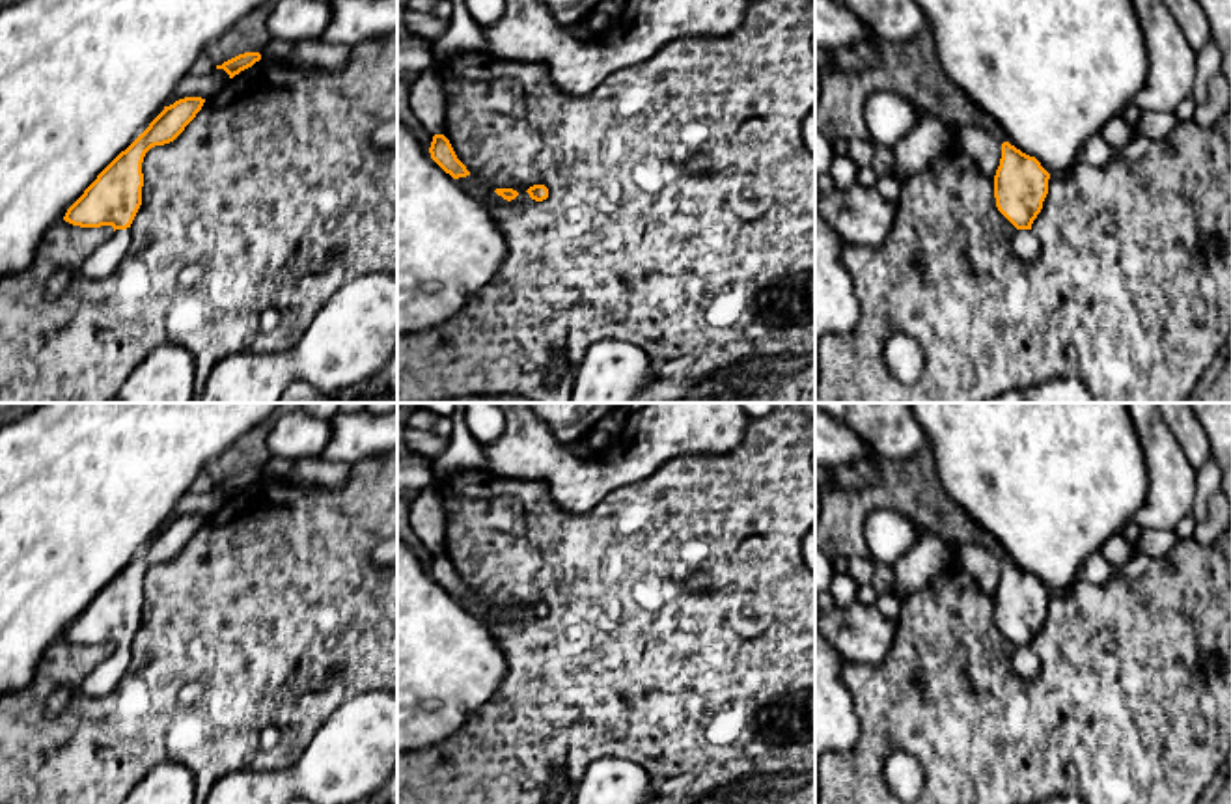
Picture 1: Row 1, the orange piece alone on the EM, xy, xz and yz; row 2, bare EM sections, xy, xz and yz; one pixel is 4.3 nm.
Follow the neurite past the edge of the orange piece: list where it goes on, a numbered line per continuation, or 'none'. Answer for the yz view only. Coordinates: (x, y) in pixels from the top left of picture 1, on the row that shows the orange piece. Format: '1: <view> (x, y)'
1: yz (1024, 245)

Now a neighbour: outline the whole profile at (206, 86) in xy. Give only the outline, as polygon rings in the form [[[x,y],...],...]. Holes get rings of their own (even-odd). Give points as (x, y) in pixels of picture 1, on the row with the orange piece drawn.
[[[214,69],[213,73],[205,76],[194,76],[185,75],[177,88],[173,90],[172,97],[175,101],[185,97],[201,97],[209,99],[213,97],[226,82],[229,80],[229,75],[224,69]]]

